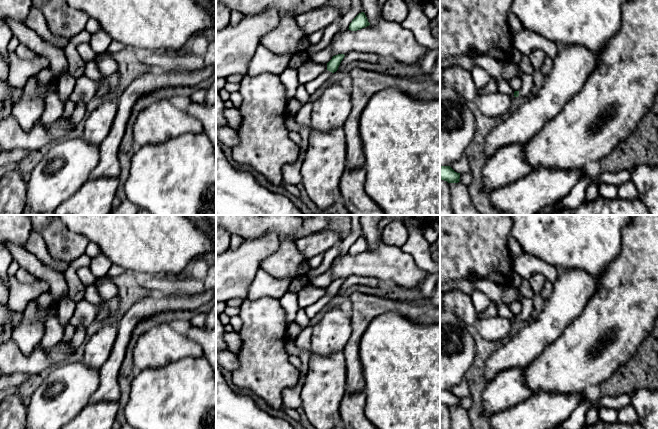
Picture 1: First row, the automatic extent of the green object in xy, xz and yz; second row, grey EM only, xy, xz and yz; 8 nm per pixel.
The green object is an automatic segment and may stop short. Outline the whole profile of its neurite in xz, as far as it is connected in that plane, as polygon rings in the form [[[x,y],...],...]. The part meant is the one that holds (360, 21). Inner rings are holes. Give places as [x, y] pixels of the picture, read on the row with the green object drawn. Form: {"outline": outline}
{"outline": [[[361,12],[352,20],[348,29],[351,31],[357,31],[357,30],[365,28],[369,25],[370,25],[370,23],[368,22],[368,19],[367,19],[365,13]]]}

